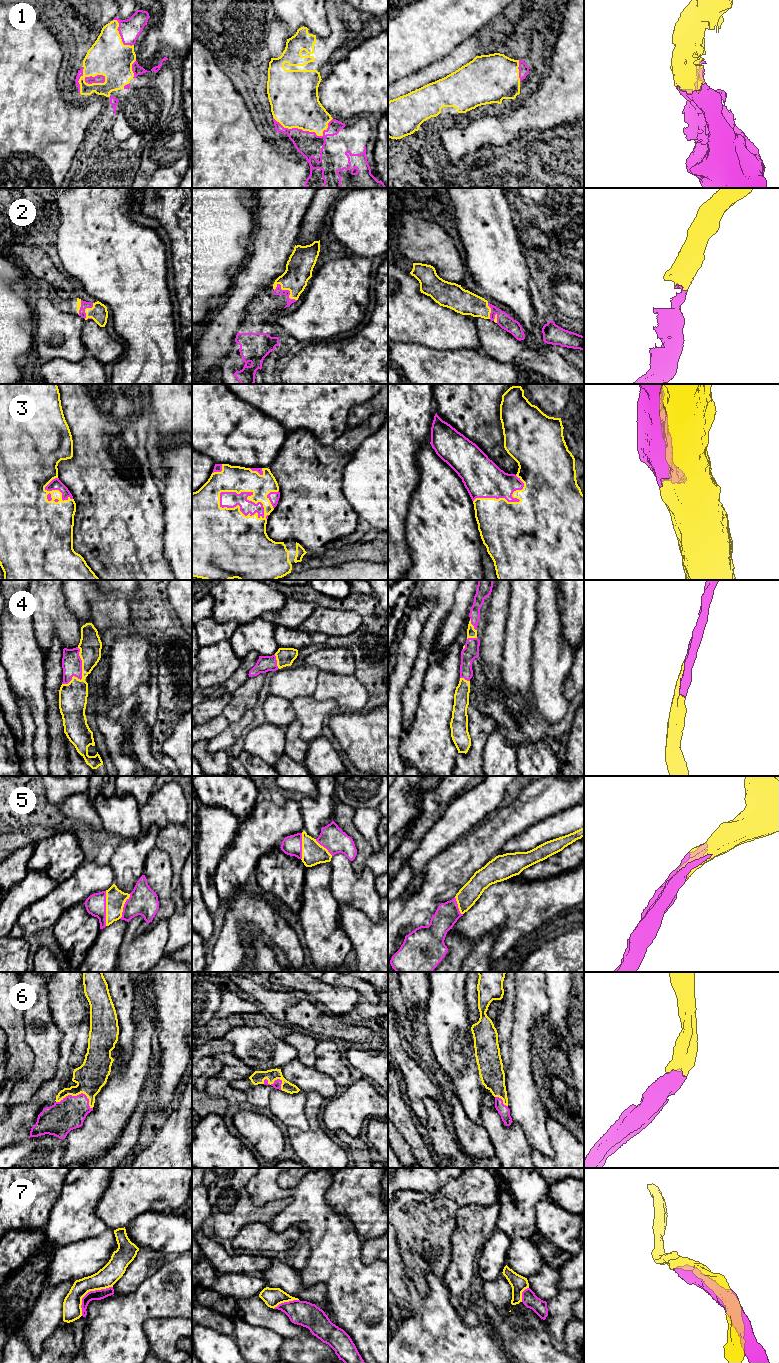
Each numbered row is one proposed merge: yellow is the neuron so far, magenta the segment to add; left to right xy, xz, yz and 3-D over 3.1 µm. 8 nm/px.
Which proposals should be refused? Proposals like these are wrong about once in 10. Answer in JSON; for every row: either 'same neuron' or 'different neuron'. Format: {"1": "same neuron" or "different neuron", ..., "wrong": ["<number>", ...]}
{"1": "same neuron", "2": "same neuron", "3": "same neuron", "4": "same neuron", "5": "same neuron", "6": "same neuron", "7": "different neuron", "wrong": ["7"]}

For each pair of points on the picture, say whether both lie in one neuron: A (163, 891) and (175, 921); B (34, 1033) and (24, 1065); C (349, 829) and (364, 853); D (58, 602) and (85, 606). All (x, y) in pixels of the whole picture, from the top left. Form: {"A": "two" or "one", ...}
{"A": "two", "B": "two", "C": "one", "D": "two"}

